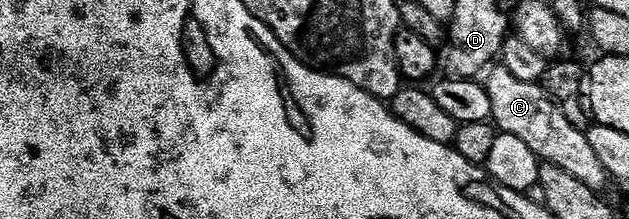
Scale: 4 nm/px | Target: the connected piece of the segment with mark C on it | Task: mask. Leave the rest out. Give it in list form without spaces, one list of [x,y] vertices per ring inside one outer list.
[[[503,67],[490,68],[483,84],[487,95],[491,95],[492,124],[500,132],[523,139],[544,164],[559,167],[567,171],[567,175],[575,175],[575,179],[587,183],[587,187],[601,191],[607,174],[599,155],[595,155],[591,147],[588,132],[575,128],[540,84],[523,83],[523,79],[515,79],[515,75]]]

